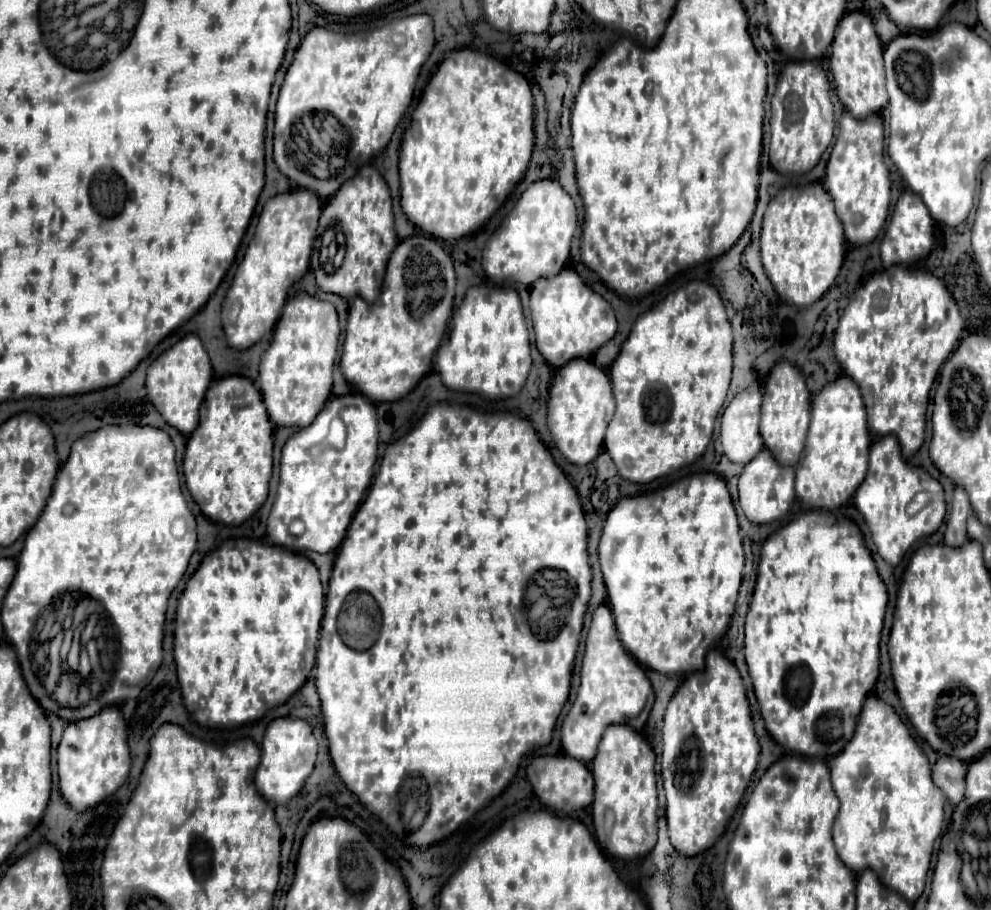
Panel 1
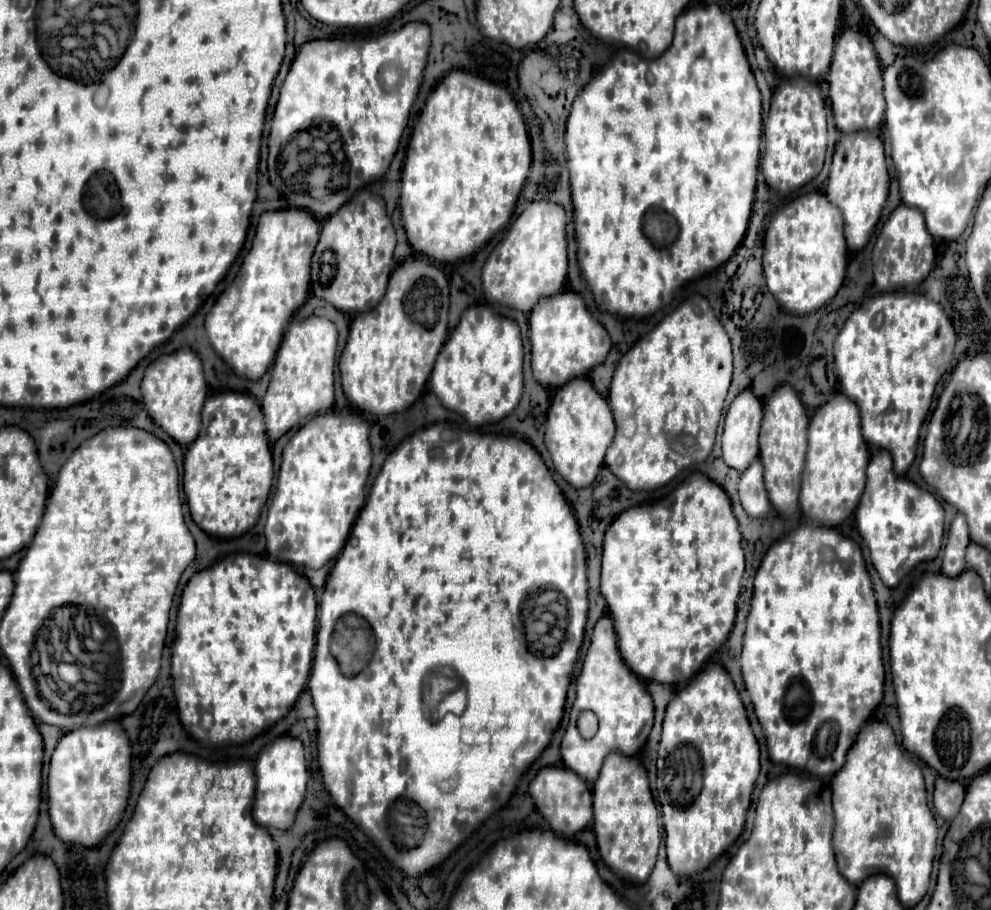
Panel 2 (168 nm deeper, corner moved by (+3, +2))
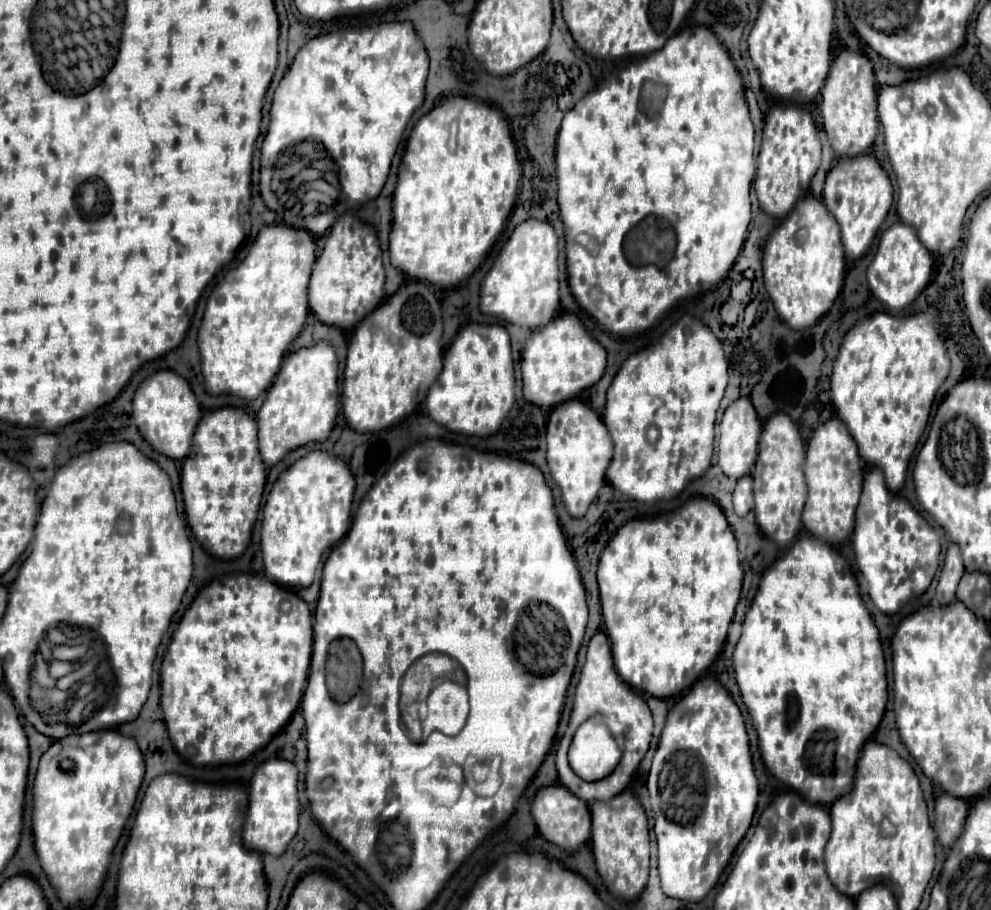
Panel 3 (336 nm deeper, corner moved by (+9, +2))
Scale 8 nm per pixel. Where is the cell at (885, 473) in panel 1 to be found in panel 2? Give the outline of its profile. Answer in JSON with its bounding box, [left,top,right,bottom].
[856,452,944,588]

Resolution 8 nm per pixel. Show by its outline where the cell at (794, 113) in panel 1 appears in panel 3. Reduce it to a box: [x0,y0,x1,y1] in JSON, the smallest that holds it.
[754,104,820,218]

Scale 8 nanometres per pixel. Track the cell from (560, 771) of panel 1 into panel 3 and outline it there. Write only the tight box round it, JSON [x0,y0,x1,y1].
[532,784,590,850]

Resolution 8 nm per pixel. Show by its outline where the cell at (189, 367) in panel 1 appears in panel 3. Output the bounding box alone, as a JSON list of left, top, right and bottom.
[134,370,200,460]

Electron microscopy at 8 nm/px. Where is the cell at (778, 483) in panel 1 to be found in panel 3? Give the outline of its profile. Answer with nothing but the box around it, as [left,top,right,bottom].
[734,476,754,516]

